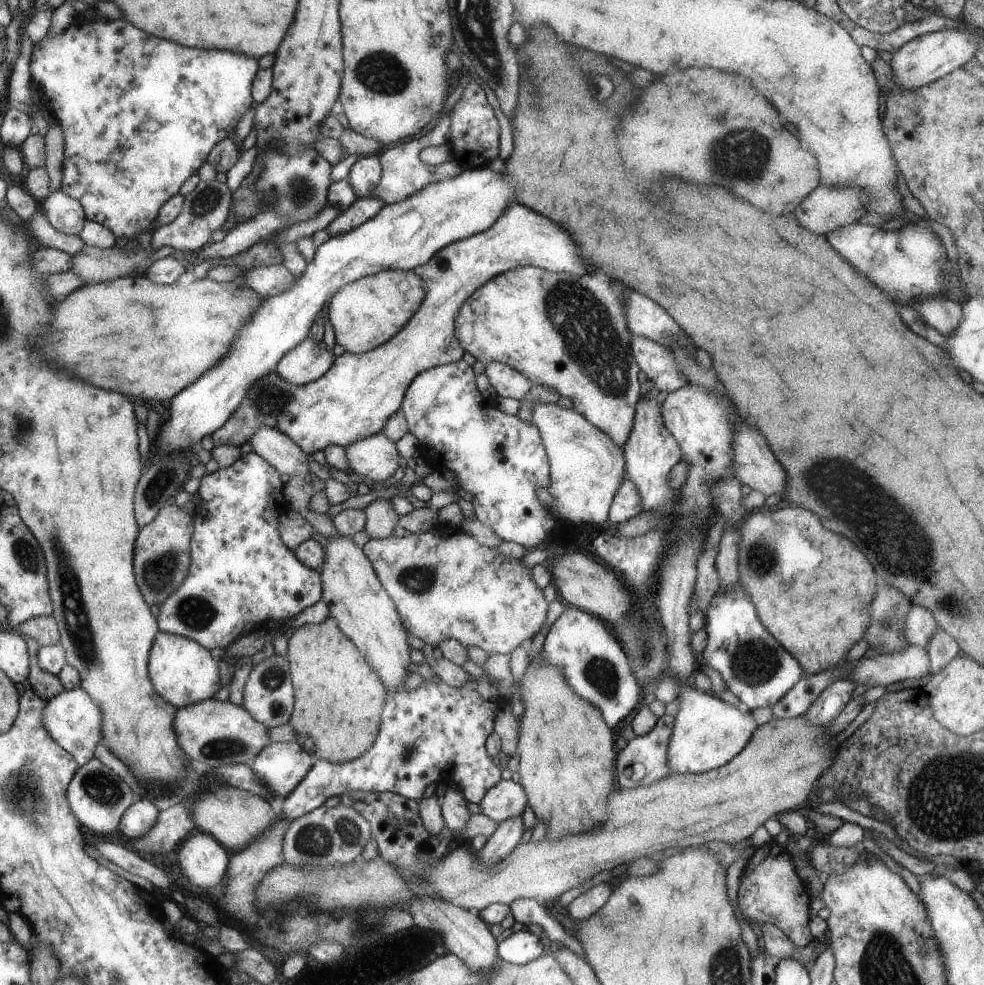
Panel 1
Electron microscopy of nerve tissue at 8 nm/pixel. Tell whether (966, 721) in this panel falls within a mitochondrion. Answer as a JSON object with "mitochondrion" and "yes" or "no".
{"mitochondrion":"no"}

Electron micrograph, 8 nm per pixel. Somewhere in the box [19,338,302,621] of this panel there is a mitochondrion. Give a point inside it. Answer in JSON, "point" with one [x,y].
{"point":[268,400]}

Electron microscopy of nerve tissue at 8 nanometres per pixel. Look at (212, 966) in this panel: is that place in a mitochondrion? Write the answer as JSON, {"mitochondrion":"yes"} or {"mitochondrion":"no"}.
{"mitochondrion":"no"}

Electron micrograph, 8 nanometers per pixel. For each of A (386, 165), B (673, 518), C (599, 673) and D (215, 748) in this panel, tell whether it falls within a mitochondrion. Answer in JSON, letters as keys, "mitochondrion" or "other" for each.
{"A":"other","B":"other","C":"mitochondrion","D":"mitochondrion"}

